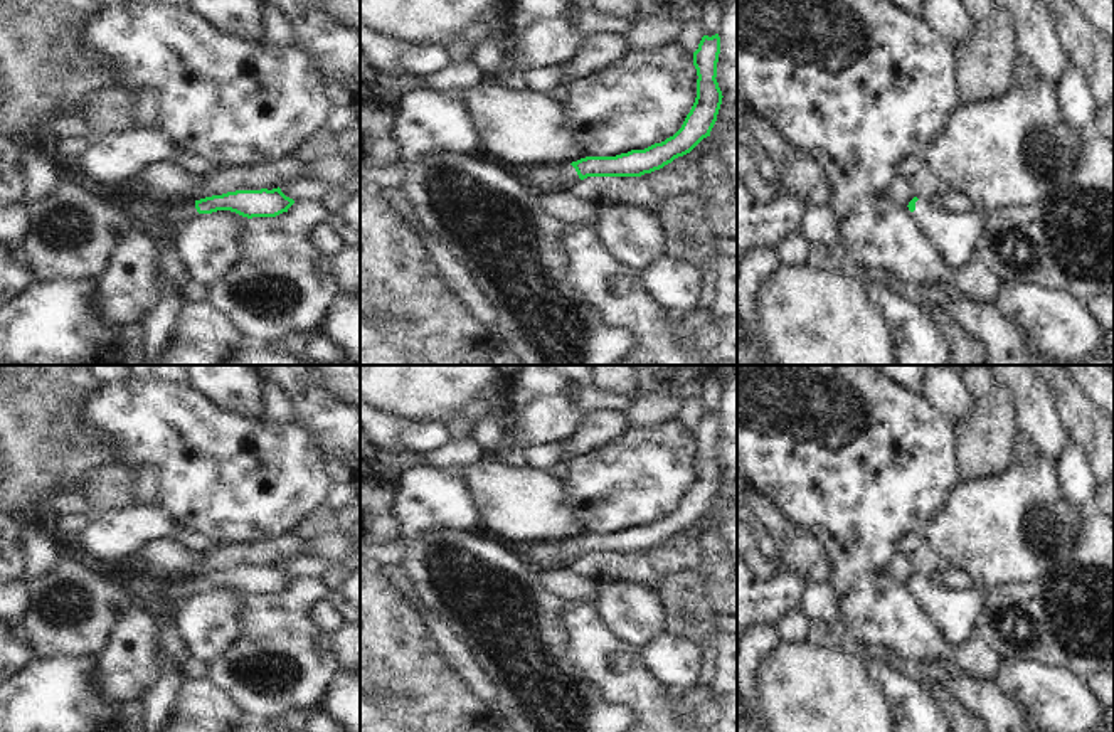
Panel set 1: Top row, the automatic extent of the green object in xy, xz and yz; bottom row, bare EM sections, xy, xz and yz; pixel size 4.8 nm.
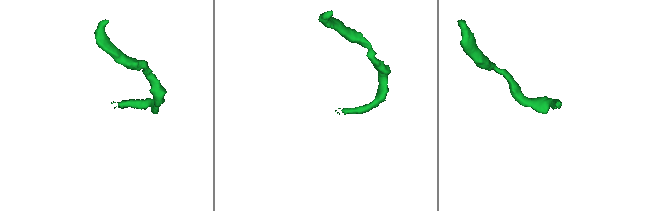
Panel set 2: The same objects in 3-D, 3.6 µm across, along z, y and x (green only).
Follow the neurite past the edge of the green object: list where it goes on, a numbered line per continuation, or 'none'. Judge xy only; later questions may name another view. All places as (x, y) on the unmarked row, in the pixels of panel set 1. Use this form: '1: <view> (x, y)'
1: xy (179, 593)

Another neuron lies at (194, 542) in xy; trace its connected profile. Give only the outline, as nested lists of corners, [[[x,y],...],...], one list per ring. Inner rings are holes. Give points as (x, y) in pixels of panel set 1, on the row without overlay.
[[[178,527],[168,540],[195,554],[209,554],[217,549],[200,533],[194,533],[182,527]]]

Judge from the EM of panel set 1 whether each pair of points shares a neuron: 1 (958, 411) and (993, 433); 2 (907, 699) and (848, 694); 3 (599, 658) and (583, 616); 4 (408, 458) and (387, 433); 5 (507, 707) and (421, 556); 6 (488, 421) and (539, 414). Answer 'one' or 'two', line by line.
1: two
2: two
3: one
4: one
5: one
6: two

